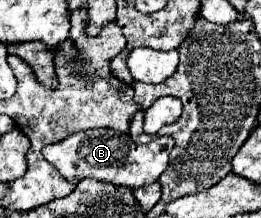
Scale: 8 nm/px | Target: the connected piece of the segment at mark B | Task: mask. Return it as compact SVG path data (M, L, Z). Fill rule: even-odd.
M88 129L70 135L54 145L46 145L42 155L48 163L52 163L66 179L80 181L84 177L92 177L98 181L110 181L114 185L126 185L132 189L150 185L158 181L158 177L168 167L168 155L172 151L172 137L156 137L146 145L136 145L126 133L118 133L112 129Z

